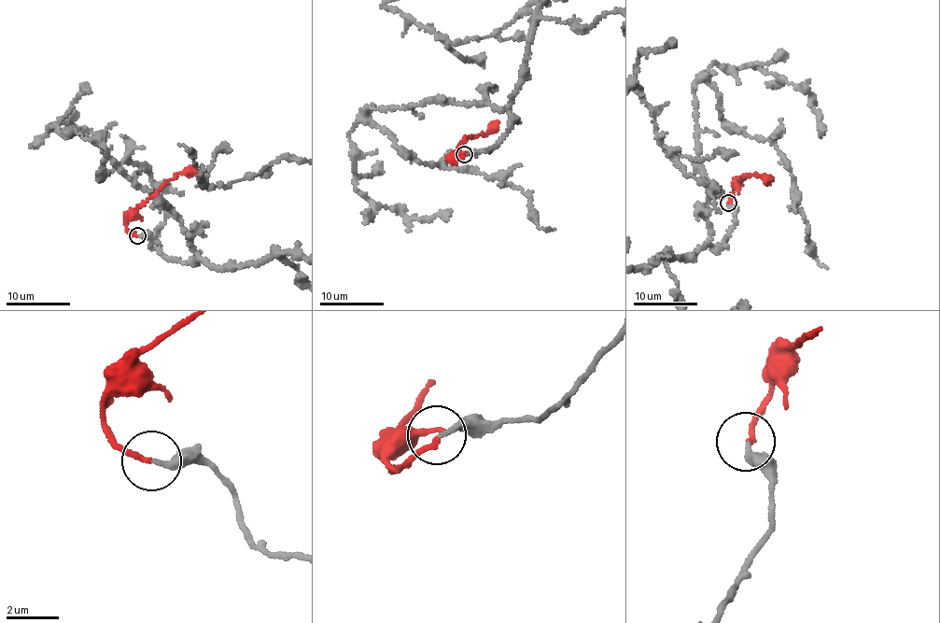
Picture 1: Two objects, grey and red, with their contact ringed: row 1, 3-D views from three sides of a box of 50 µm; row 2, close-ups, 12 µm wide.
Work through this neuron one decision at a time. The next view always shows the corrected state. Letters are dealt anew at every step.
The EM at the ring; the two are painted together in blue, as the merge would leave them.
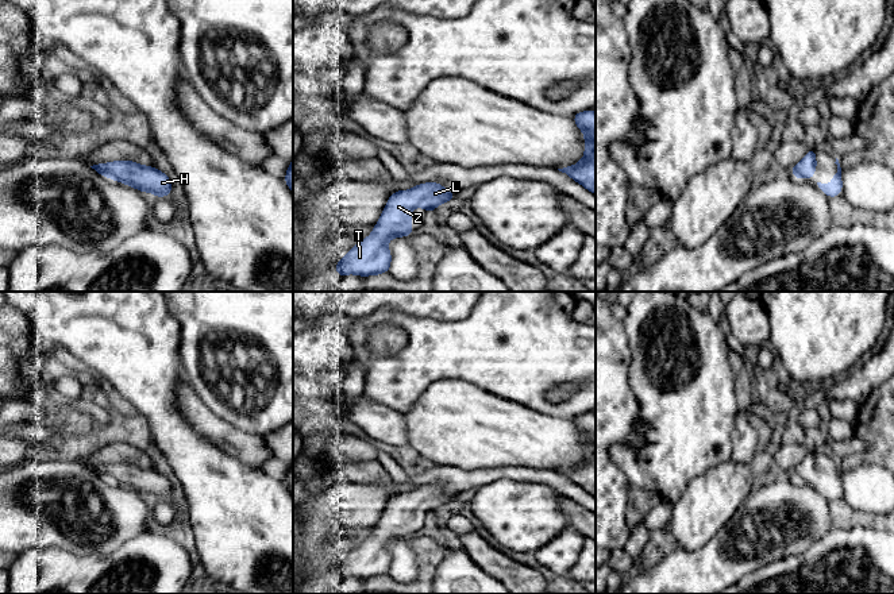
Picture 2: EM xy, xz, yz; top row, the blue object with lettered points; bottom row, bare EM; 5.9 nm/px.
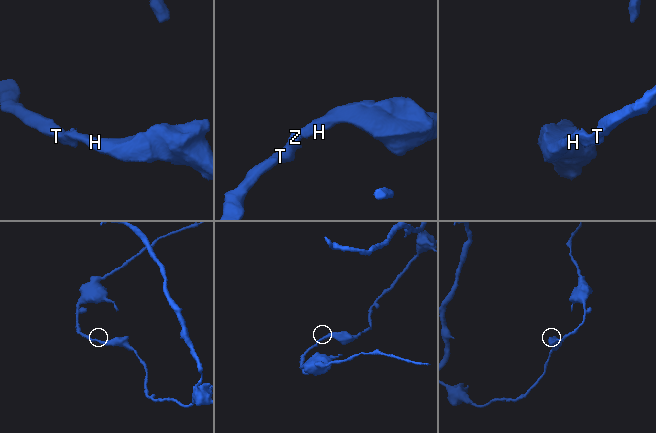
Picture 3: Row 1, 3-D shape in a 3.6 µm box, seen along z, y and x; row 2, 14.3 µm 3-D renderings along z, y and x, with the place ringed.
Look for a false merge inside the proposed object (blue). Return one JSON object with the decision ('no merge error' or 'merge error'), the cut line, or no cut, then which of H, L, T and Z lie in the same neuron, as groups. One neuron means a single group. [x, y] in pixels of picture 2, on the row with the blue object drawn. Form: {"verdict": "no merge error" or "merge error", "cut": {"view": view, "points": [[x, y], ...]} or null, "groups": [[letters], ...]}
{"verdict": "no merge error", "cut": null, "groups": [["H", "L", "T", "Z"]]}

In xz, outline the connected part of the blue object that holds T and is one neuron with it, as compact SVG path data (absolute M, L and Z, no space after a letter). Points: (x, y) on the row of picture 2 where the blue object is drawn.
M438 182L419 184L411 190L393 192L373 232L339 261L335 271L339 277L388 273L392 261L388 240L413 234L413 208L420 207L432 213L439 204L448 202L455 194Z

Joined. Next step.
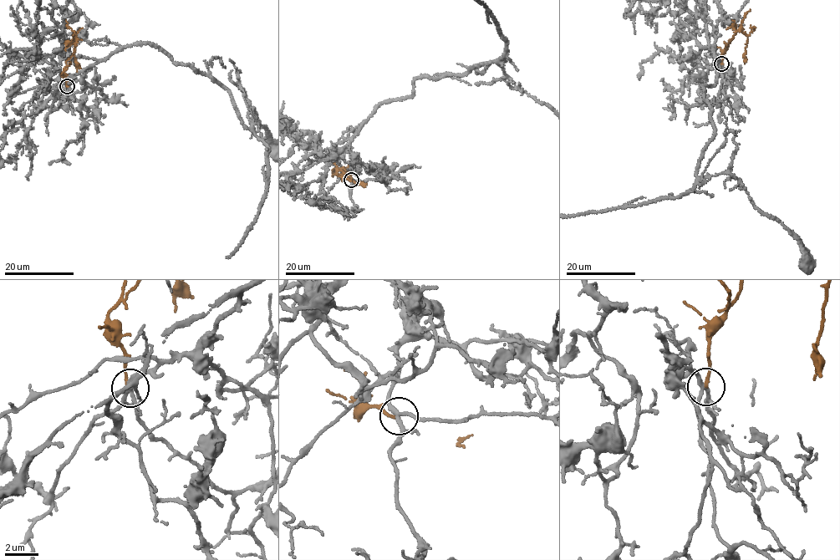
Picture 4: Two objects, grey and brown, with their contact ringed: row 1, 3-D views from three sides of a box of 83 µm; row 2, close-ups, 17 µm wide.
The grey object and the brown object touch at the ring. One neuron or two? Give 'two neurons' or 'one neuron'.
two neurons

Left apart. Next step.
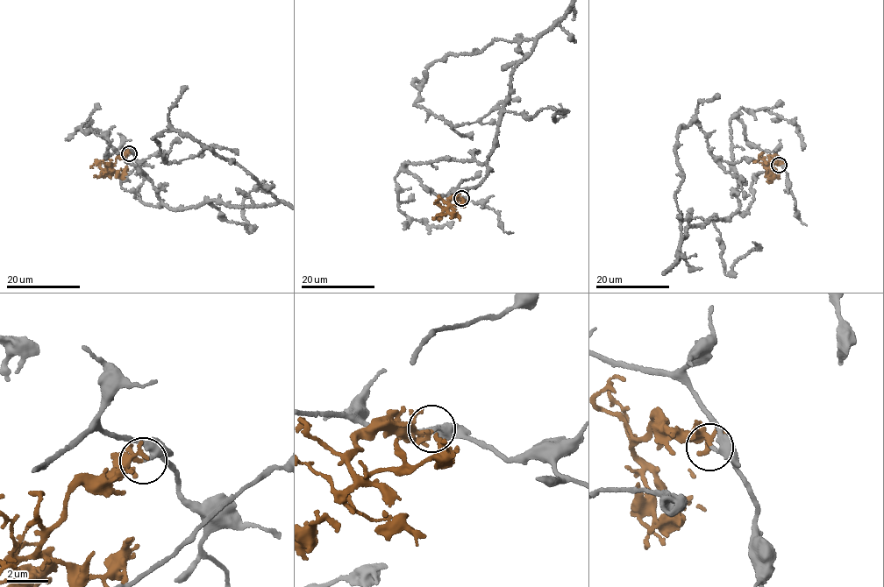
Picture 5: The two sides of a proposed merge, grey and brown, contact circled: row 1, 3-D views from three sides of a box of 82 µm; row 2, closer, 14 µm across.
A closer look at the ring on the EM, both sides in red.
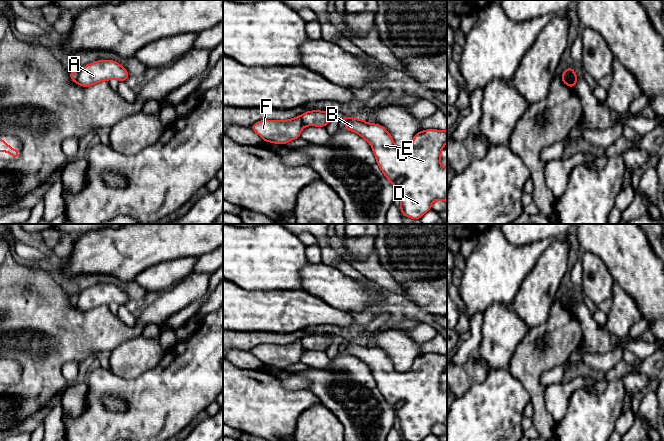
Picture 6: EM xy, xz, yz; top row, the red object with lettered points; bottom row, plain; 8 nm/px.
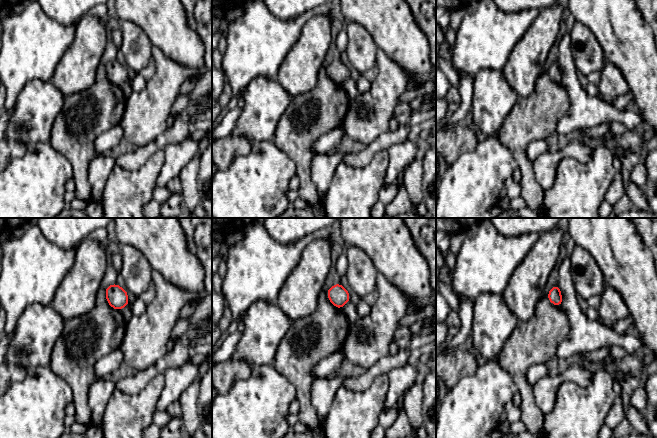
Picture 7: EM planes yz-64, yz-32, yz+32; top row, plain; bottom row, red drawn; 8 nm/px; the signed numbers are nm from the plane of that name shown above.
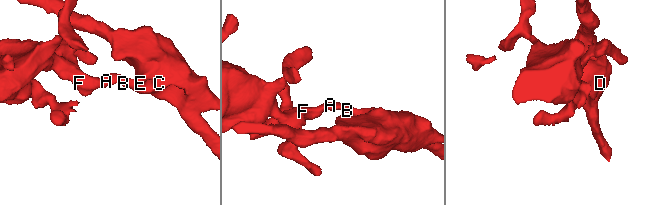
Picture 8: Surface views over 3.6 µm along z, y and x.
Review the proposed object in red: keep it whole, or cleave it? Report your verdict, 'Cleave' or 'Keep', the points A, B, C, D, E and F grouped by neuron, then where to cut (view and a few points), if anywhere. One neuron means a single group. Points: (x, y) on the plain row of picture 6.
Cleave. Groups: A B C D E / F. Split along xy (78, 295), (76, 306)

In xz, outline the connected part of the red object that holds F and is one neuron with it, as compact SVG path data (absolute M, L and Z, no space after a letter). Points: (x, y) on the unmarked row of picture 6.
M301 340L283 345L261 344L250 350L264 366L273 366L281 369L299 362L303 351Z

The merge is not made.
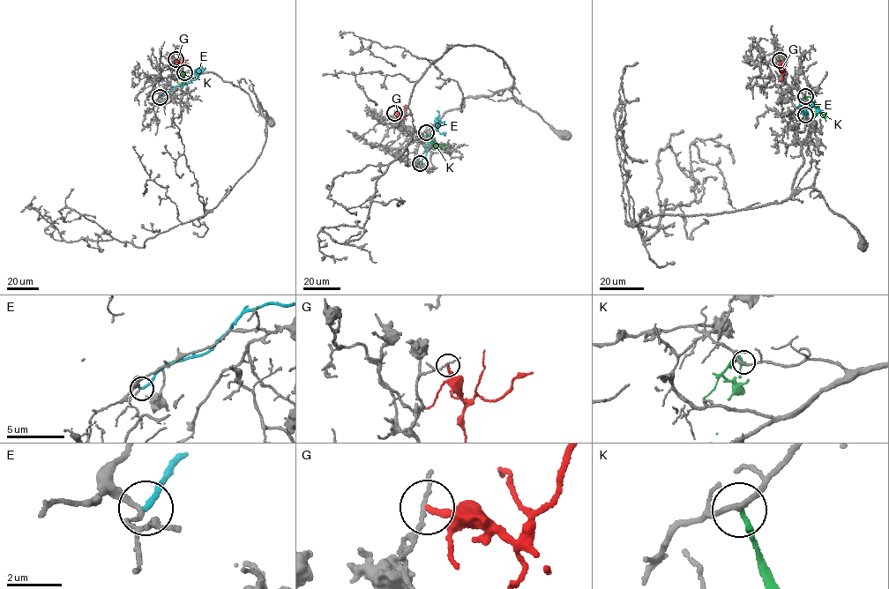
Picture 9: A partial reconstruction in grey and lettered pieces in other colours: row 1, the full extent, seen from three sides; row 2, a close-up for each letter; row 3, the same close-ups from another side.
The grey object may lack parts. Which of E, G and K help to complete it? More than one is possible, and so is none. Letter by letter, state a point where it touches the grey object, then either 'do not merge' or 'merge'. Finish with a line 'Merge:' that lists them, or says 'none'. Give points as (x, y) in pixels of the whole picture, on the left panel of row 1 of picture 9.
E: contact (160, 97); do not merge
G: contact (175, 59); do not merge
K: contact (184, 72); merge
Merge: K

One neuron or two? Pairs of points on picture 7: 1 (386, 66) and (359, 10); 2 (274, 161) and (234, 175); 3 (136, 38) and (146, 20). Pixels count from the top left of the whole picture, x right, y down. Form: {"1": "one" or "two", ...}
{"1": "two", "2": "one", "3": "two"}

